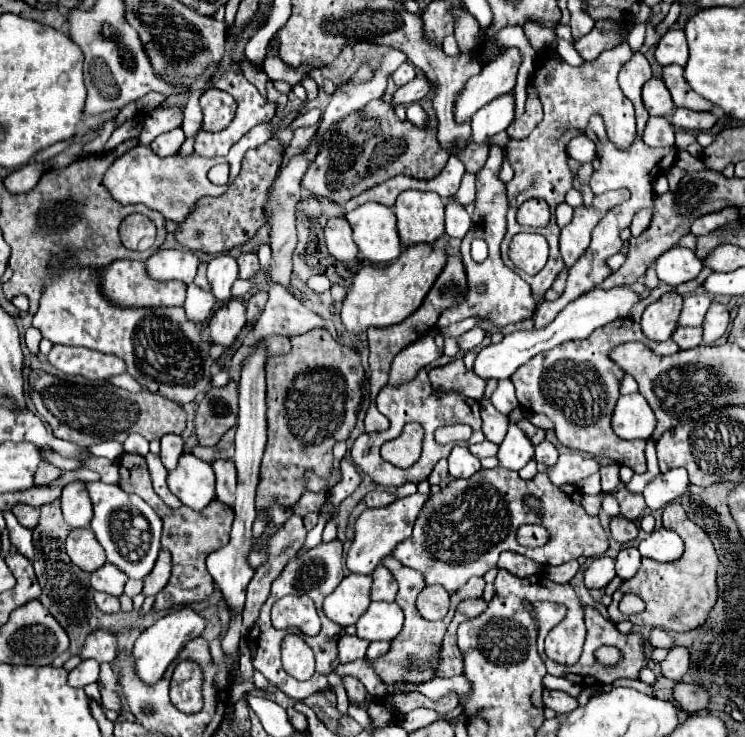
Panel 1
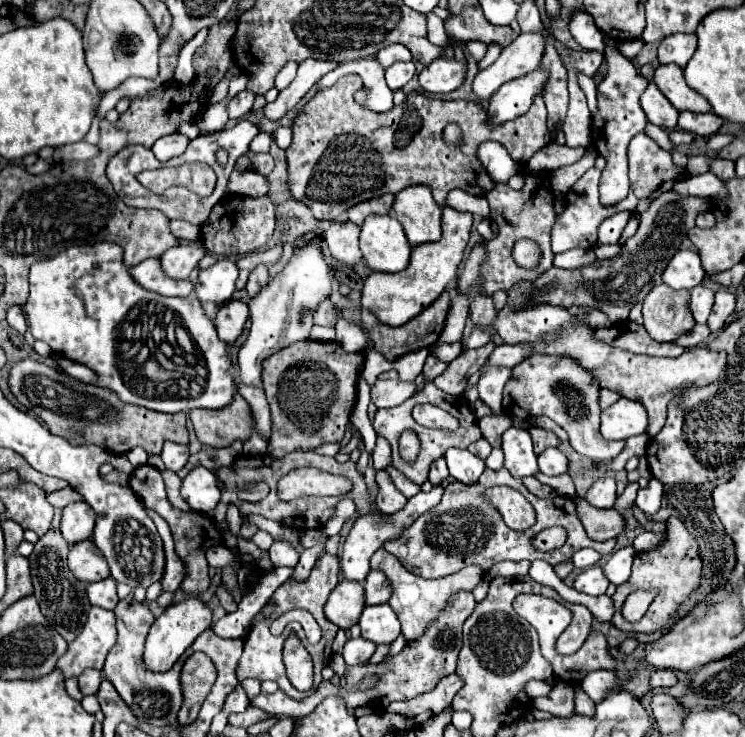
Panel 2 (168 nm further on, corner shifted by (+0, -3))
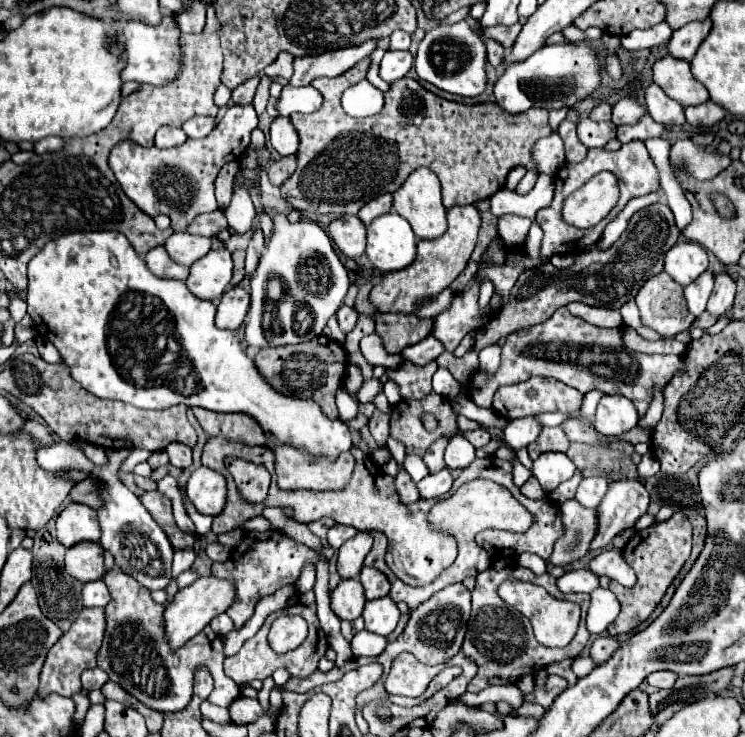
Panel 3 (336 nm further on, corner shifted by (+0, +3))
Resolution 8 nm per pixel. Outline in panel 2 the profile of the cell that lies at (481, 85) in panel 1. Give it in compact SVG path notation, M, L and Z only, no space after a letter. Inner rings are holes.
M520 34L508 44L500 58L486 70L480 70L474 78L474 94L478 100L488 100L504 82L526 76L534 68L534 58L542 58L546 40L538 34Z

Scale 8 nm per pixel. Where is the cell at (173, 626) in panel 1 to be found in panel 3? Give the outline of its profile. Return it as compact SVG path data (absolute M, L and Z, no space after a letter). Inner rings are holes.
M206 576L206 578L198 578L194 584L182 588L172 602L168 602L166 612L164 612L164 620L166 620L166 636L170 640L172 648L180 648L184 646L190 638L194 638L198 632L204 630L206 624L210 624L210 620L222 612L228 610L228 606L236 600L236 588L232 582L228 580L220 580L214 576Z

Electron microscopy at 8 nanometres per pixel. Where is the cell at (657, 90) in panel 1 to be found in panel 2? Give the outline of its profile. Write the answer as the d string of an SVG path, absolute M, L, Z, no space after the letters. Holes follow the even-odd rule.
M650 82L648 88L644 90L644 94L640 98L640 106L652 124L662 126L666 130L676 128L678 110L674 110L674 106L670 106L670 102L666 102L664 94L658 90L658 86L654 82Z

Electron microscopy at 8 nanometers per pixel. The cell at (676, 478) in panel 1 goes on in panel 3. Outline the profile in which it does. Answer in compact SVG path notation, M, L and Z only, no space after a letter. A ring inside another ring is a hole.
M614 480L602 498L598 510L598 530L590 548L606 548L612 538L628 528L648 510L648 492L640 480Z

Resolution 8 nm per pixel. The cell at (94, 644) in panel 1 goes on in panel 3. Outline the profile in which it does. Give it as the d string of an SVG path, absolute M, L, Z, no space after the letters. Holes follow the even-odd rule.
M84 608L78 616L78 620L74 620L74 624L70 626L68 632L62 634L62 638L50 648L46 662L42 666L40 672L40 688L38 688L38 696L48 696L48 694L60 694L60 696L74 696L82 690L80 684L80 674L88 668L96 666L96 654L100 650L102 644L102 636L106 630L106 616L104 616L104 608Z

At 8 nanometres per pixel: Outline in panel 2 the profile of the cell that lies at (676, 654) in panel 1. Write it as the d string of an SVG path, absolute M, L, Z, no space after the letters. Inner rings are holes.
M658 670L652 674L650 678L650 686L658 688L658 686L674 686L678 682L676 672L674 670Z

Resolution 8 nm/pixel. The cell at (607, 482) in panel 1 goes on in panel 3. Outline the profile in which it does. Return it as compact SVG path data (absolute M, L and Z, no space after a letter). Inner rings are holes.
M588 476L576 488L574 498L586 508L598 508L598 502L602 500L606 488L608 488L608 480L604 476Z

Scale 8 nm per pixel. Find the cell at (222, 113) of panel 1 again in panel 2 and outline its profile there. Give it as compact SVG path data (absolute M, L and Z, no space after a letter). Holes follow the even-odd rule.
M244 90L244 92L236 94L234 98L230 98L230 102L228 102L230 120L240 120L246 112L252 110L252 104L254 104L254 92L250 92L250 90Z

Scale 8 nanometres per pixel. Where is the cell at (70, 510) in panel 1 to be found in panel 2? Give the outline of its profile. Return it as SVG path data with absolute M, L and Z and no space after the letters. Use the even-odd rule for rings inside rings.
M72 502L62 510L62 536L68 544L76 544L80 540L88 540L94 530L94 510L90 510L88 502Z

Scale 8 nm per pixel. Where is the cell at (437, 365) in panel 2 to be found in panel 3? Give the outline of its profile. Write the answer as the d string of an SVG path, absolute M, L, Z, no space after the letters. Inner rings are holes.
M402 362L396 370L388 370L388 380L398 384L400 396L404 400L422 400L432 392L432 376L436 368L436 362L430 362L426 366Z

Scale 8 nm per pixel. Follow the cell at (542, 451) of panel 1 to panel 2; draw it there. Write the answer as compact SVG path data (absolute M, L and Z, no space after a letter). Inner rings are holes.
M546 448L538 456L538 466L540 466L540 472L548 476L558 476L558 474L568 472L568 460L558 448Z

